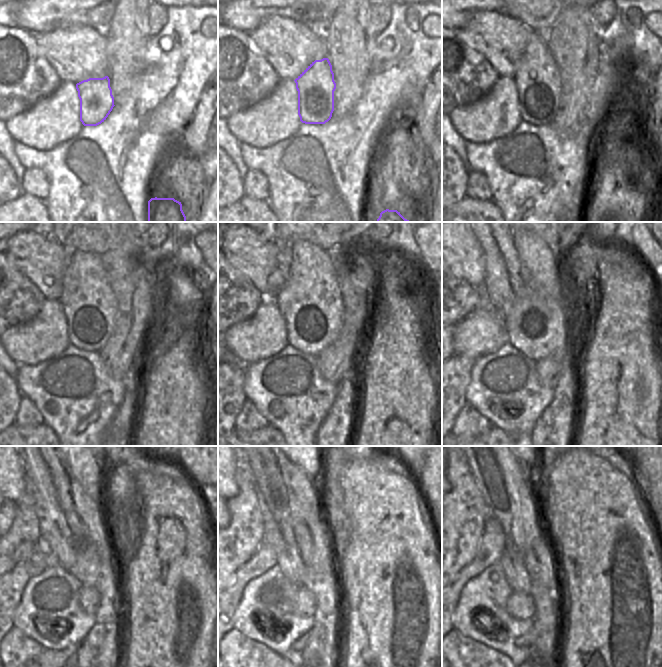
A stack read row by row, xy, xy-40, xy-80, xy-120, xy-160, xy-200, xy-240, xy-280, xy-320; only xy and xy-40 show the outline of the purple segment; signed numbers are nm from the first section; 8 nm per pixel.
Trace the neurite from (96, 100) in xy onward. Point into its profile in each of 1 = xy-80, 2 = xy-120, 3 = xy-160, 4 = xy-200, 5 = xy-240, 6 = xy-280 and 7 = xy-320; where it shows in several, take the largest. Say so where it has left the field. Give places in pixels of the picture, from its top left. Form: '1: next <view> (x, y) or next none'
1: next xy-80 (537, 78)
2: next xy-120 (89, 304)
3: next xy-160 (310, 301)
4: next xy-200 (536, 323)
5: next xy-240 (91, 559)
6: next xy-280 (314, 469)
7: next xy-320 (534, 466)

